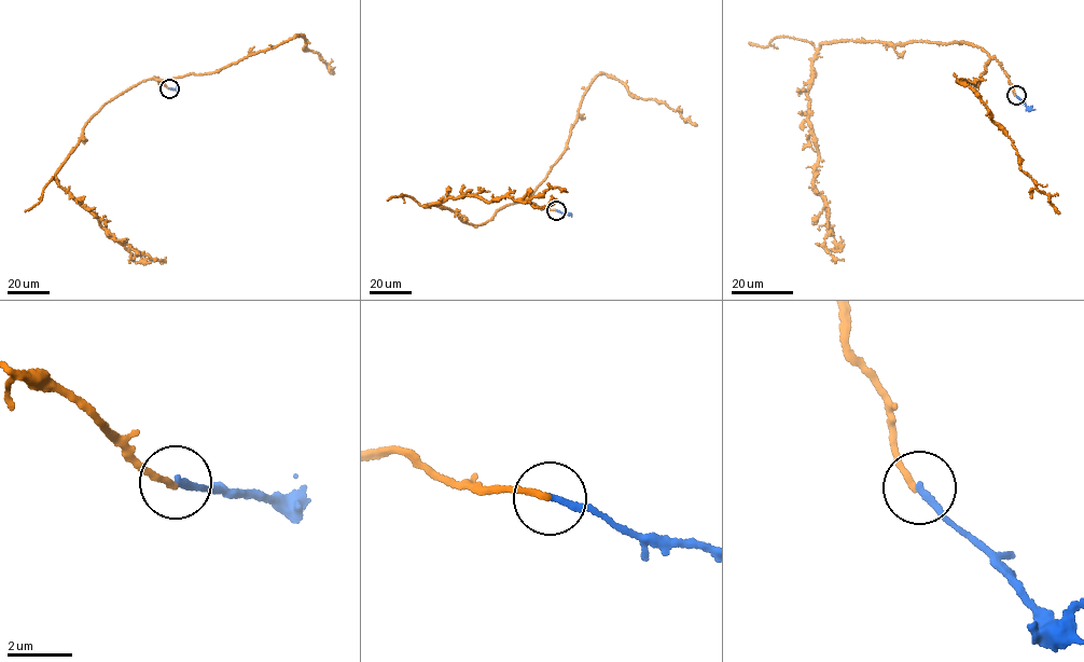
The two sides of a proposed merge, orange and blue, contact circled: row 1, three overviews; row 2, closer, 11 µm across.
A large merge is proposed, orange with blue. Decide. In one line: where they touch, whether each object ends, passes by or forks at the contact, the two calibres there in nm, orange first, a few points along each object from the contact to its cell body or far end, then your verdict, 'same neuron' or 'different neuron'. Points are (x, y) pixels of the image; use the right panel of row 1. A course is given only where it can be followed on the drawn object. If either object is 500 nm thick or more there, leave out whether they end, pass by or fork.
(1016, 95) | orange ends | blue ends | 180/200 nm | orange via (1015, 96), (995, 57), (961, 40), (820, 45), (807, 94), (815, 185), (829, 212), (824, 247), (844, 260) | blue via (1015, 96), (1034, 110) | different neuron

